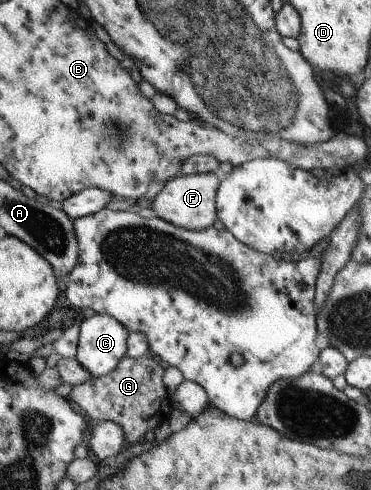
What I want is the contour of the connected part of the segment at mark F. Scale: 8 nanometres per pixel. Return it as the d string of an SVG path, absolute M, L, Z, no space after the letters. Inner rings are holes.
M219 172L176 176L168 180L166 186L149 204L157 217L181 229L204 230L211 228L217 219L216 197L222 175Z

